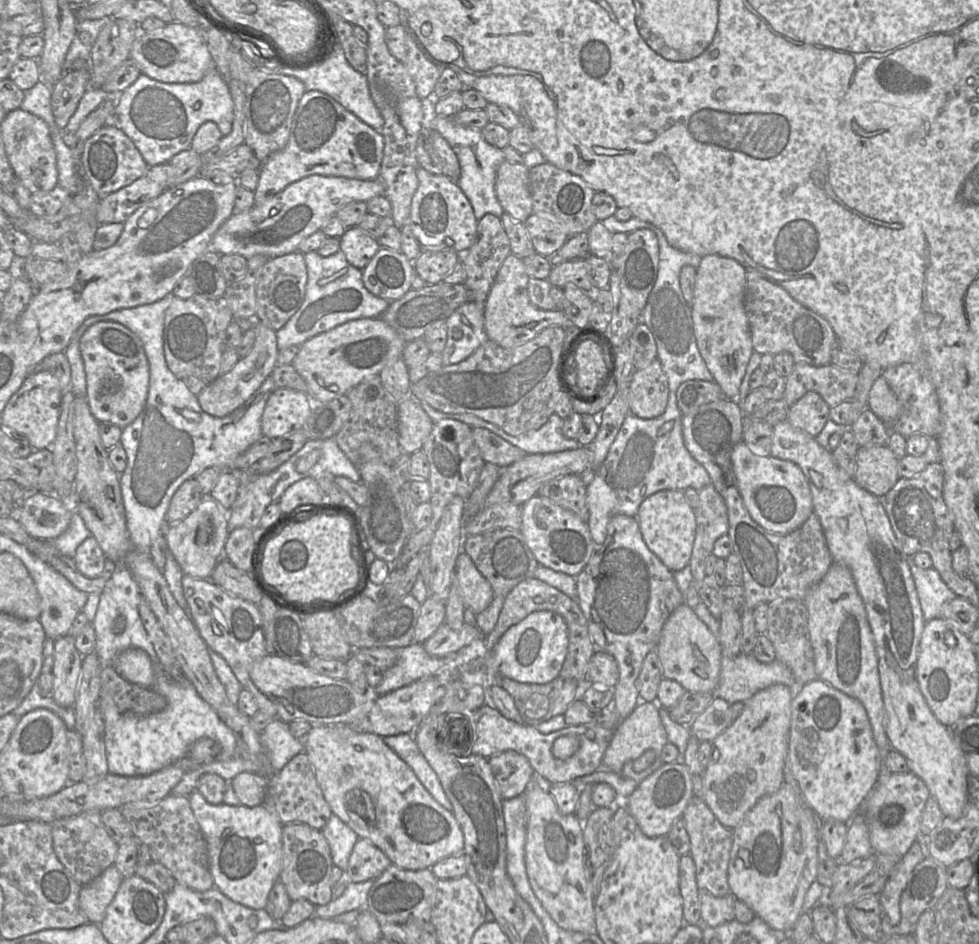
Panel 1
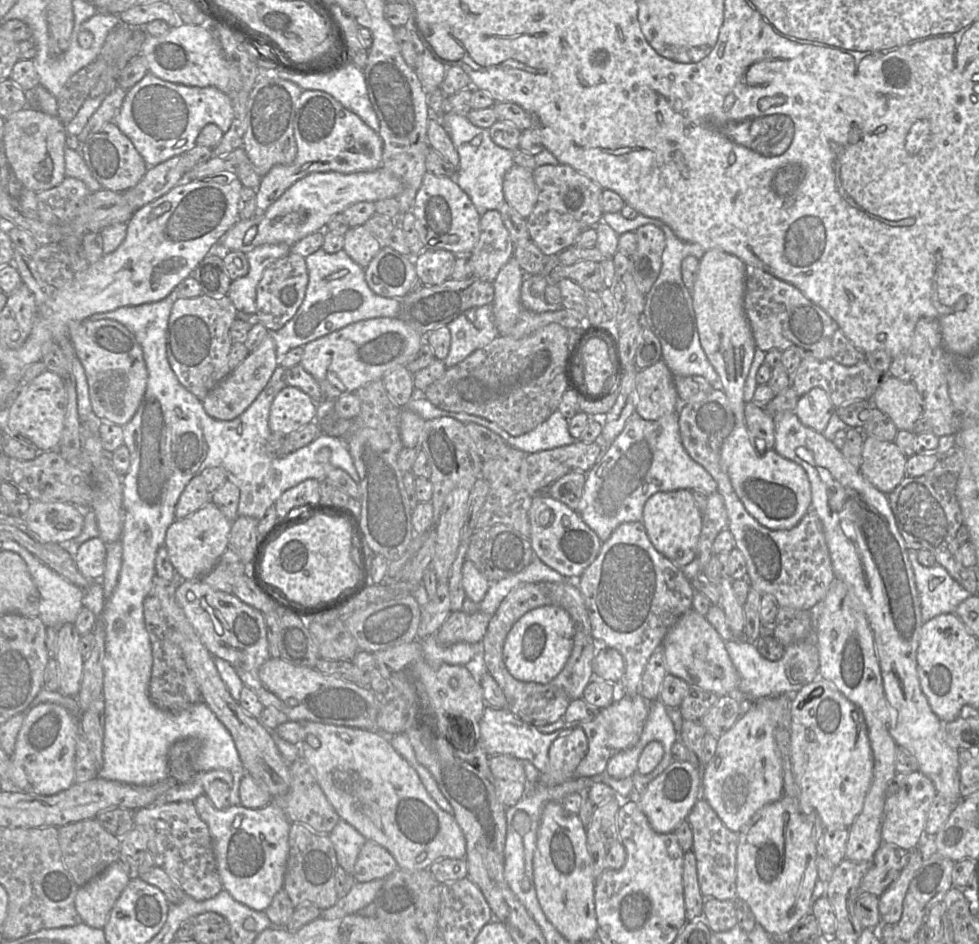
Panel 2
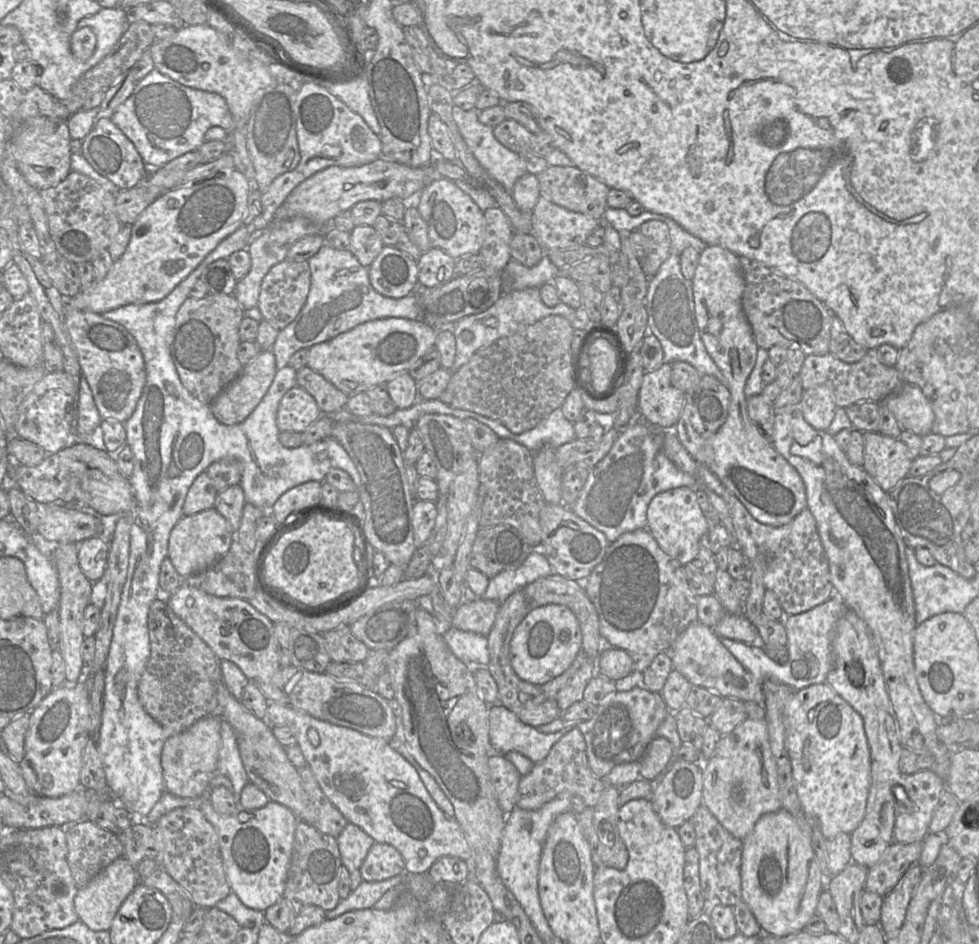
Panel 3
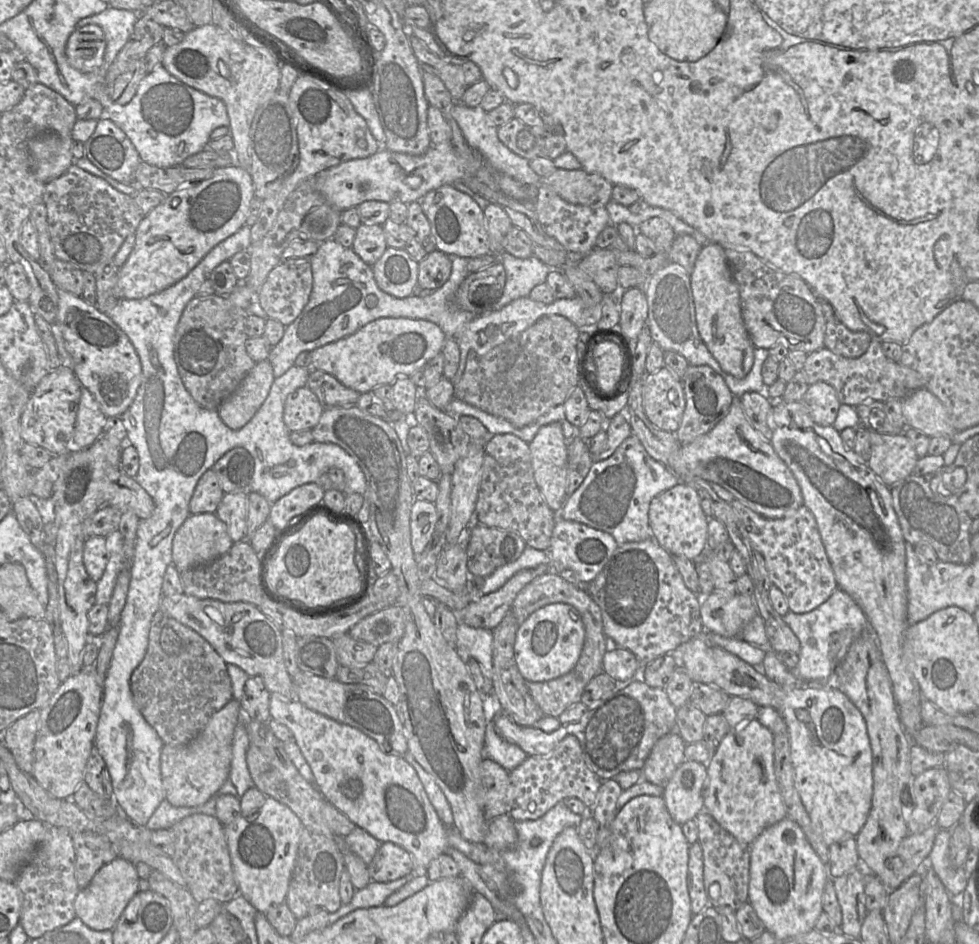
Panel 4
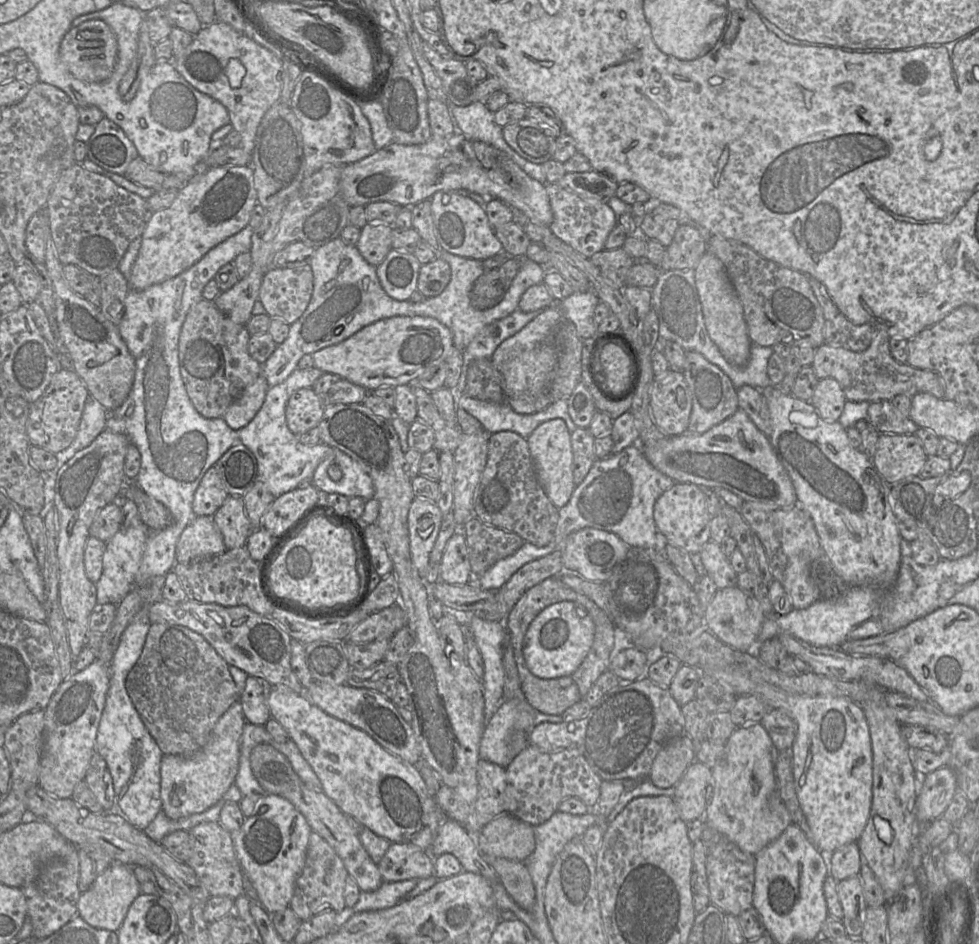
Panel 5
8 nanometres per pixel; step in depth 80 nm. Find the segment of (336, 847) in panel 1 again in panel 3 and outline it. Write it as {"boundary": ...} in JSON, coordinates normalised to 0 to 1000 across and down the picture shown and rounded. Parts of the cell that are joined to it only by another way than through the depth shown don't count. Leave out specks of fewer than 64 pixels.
{"boundary":[[[354,872],[343,888],[349,916],[356,924],[367,921],[383,891],[366,875]]]}

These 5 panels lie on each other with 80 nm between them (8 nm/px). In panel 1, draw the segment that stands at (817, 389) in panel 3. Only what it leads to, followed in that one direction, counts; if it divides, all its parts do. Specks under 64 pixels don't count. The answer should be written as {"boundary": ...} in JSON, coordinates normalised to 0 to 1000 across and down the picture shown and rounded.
{"boundary":[[[826,414],[807,430],[804,446],[812,453],[832,463],[848,444],[848,431],[832,414]]]}

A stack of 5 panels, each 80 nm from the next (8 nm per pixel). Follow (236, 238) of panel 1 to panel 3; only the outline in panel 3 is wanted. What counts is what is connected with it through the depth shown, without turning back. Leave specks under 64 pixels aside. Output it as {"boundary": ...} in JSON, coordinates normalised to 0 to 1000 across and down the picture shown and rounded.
{"boundary":[[[386,168],[364,177],[337,176],[325,181],[302,197],[280,227],[283,233],[309,230],[324,237],[337,237],[338,233],[370,213],[392,214],[404,210],[427,219],[428,204],[449,185],[440,174],[432,178],[419,177],[406,172]]]}

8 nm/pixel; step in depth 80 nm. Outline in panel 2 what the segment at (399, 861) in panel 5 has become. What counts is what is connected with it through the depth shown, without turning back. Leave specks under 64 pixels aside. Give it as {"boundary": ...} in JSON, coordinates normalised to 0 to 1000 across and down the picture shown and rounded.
{"boundary":[[[375,890],[366,905],[360,927],[366,934],[377,934],[394,931],[406,921],[406,913],[395,899]]]}

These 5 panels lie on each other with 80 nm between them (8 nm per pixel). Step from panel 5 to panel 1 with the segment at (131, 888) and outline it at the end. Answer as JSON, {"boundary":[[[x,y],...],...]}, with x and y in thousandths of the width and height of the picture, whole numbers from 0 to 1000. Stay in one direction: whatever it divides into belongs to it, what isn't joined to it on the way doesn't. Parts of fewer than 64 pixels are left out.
{"boundary":[[[113,916],[99,930],[84,939],[81,945],[81,961],[90,977],[102,979],[107,965],[114,956],[127,929],[121,921]]]}

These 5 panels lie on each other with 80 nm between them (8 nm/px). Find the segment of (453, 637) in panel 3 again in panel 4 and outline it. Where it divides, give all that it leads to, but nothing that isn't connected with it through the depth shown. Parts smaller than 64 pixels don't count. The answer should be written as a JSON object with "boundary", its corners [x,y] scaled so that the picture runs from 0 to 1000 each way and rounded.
{"boundary":[[[470,659],[466,671],[466,689],[475,697],[489,701],[496,717],[503,720],[504,713],[504,669],[485,665]]]}

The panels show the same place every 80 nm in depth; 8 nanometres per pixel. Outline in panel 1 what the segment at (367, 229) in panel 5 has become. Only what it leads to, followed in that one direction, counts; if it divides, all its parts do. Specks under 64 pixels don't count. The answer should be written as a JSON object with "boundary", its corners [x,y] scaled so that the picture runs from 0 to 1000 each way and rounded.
{"boundary":[[[366,239],[356,240],[346,252],[347,266],[354,276],[370,286],[388,263],[385,254]]]}

